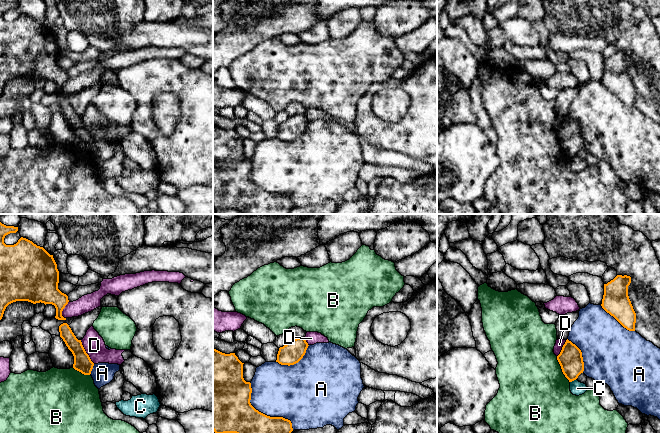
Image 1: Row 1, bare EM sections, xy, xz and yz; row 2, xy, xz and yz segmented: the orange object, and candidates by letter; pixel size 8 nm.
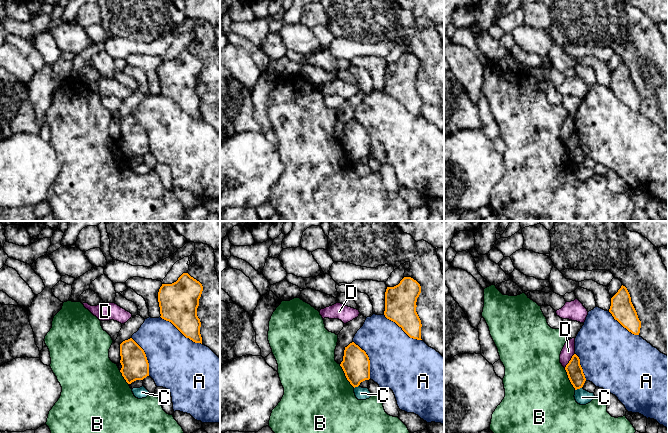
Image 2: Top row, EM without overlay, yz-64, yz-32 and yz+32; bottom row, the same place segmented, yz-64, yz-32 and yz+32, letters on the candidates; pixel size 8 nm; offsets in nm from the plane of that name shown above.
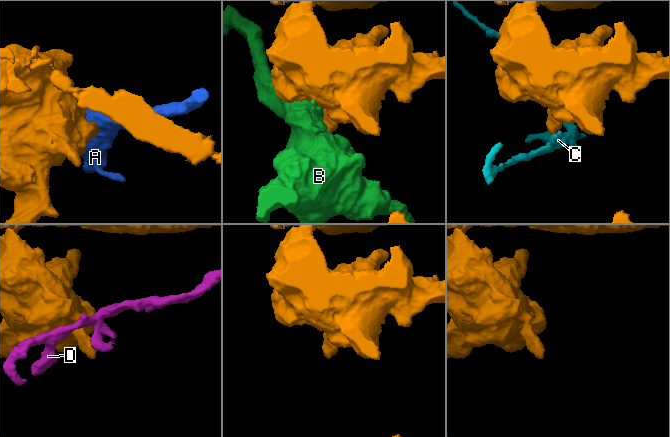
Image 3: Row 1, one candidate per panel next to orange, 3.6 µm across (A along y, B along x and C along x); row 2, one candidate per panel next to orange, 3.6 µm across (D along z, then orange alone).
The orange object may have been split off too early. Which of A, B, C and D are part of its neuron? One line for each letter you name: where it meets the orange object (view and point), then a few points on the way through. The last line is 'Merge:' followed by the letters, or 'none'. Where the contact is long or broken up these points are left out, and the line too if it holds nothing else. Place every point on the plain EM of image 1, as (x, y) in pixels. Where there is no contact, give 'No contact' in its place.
Merge: none

